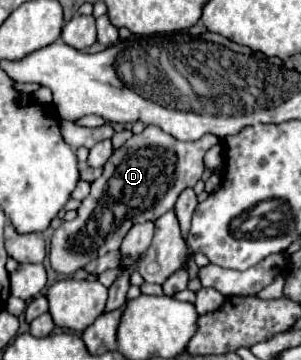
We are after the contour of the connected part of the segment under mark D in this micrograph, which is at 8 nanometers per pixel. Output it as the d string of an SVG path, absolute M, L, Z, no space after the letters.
M145 126L141 134L131 136L119 150L111 154L103 166L103 174L91 184L89 196L81 202L77 218L63 222L51 242L51 268L57 274L73 274L91 260L113 252L123 242L129 228L137 222L155 222L169 212L185 188L193 188L203 174L205 152L221 140L207 134L193 142L181 142L159 126Z

